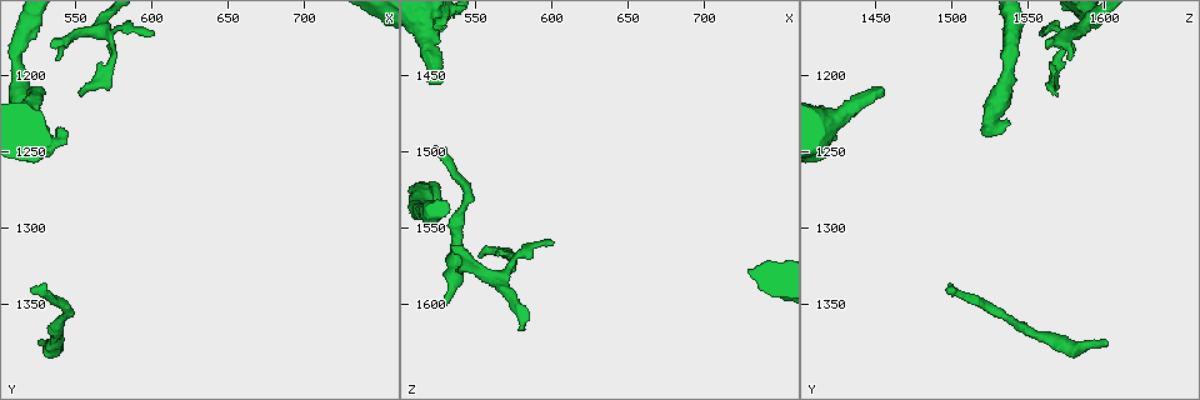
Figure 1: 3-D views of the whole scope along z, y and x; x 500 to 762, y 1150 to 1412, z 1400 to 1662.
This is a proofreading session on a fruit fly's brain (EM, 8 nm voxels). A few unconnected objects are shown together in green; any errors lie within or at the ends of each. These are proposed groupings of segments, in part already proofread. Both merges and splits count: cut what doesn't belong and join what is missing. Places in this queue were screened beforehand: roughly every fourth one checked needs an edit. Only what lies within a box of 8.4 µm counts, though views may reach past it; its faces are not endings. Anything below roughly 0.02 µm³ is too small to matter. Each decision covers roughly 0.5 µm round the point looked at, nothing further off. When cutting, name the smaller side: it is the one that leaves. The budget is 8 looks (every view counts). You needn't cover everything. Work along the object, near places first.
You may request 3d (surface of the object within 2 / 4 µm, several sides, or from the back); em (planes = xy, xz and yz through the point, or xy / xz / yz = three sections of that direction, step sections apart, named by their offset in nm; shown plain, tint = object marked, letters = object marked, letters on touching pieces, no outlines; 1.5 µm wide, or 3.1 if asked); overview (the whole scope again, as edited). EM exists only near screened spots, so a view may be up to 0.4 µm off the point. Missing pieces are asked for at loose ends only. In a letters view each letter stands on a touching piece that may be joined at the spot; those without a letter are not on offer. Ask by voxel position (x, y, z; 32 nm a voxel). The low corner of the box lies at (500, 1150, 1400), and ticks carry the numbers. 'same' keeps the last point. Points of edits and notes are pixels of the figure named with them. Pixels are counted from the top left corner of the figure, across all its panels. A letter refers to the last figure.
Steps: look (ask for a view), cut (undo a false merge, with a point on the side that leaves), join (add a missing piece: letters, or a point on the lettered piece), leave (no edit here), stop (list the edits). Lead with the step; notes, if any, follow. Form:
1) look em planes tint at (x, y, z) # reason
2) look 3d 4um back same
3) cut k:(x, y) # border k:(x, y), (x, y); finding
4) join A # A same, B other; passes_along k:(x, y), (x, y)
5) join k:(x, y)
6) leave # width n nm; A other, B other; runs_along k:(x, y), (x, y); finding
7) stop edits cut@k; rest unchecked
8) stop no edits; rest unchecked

look 3d 4um at (600, 1174, 1560)

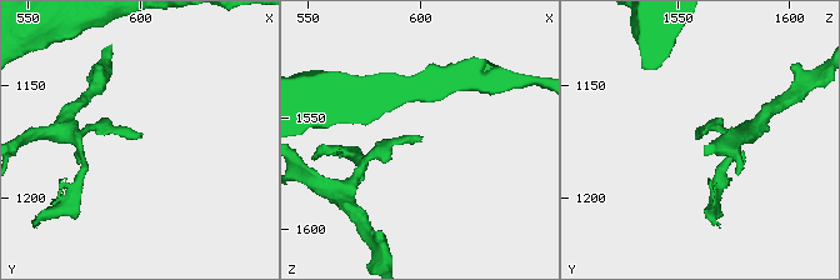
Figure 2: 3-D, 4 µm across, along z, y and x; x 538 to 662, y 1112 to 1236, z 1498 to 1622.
look em planes letters at (601, 1172, 1559)

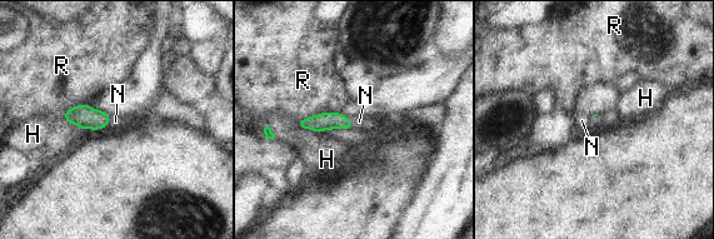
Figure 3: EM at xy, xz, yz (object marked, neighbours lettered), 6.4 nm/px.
join N # longest_contact R 280 nm; H other, N same, R other; passes_along 3:(321, 122), (349, 119), (359, 122); the cell continues

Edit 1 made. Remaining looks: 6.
look em planes letters at (520, 1210, 1456) # free end

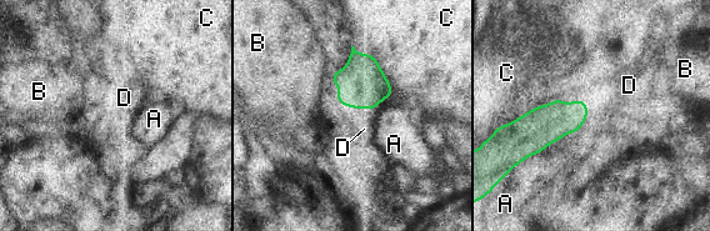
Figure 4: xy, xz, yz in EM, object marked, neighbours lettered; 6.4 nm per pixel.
join D # longest_contact C 420 nm; A other, B other, C other, D same; passes_along 4:(558, 119), (585, 105), (619, 89); the cell continues

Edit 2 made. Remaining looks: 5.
look 3d 4um back at (520, 1340, 1496) # free end

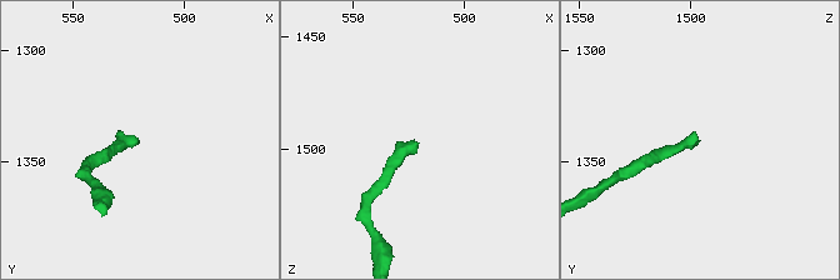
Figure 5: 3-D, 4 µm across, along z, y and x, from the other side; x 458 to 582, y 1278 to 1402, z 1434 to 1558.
look em yz step 8 tint at (521, 1340, 1497)

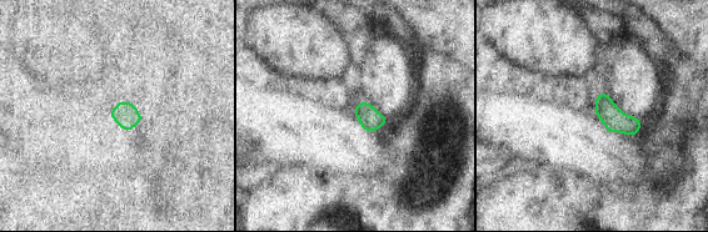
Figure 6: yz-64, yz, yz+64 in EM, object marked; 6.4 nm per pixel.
look em planes letters same # cut it another way

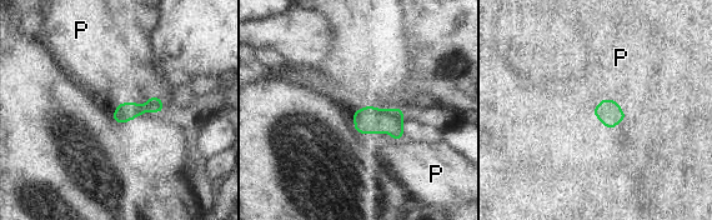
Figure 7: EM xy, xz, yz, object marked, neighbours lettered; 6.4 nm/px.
leave # width 120 nm; P other; border 7:(356, 133), (404, 136); none of them fits

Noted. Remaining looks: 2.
stop edits join@3, join@4; rest unchecked

